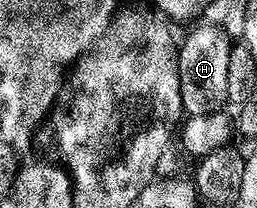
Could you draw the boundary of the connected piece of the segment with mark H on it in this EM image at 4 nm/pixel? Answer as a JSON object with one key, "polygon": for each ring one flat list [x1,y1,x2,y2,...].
{"polygon":[[204,25,195,27,177,51,181,109,186,115,212,114,227,102,227,63,231,57,231,38,219,26]]}

